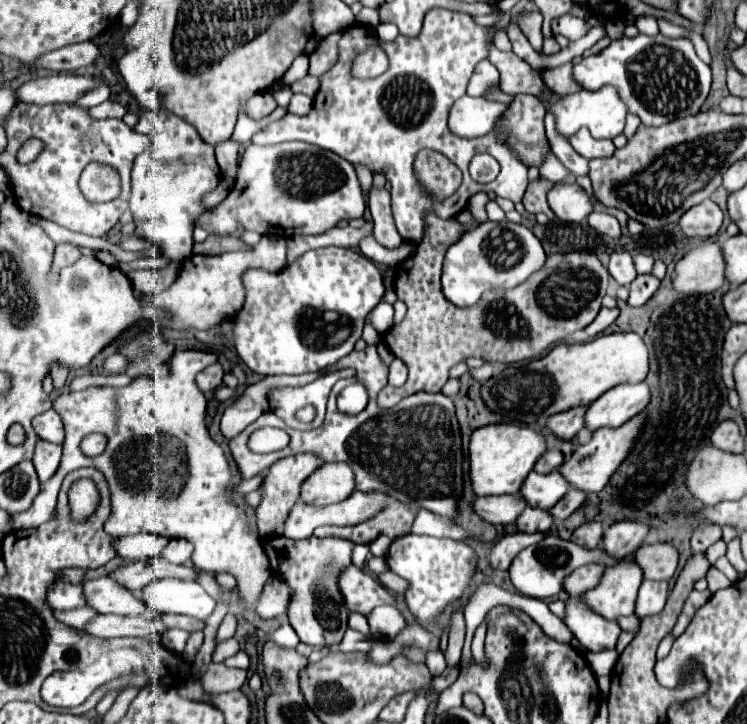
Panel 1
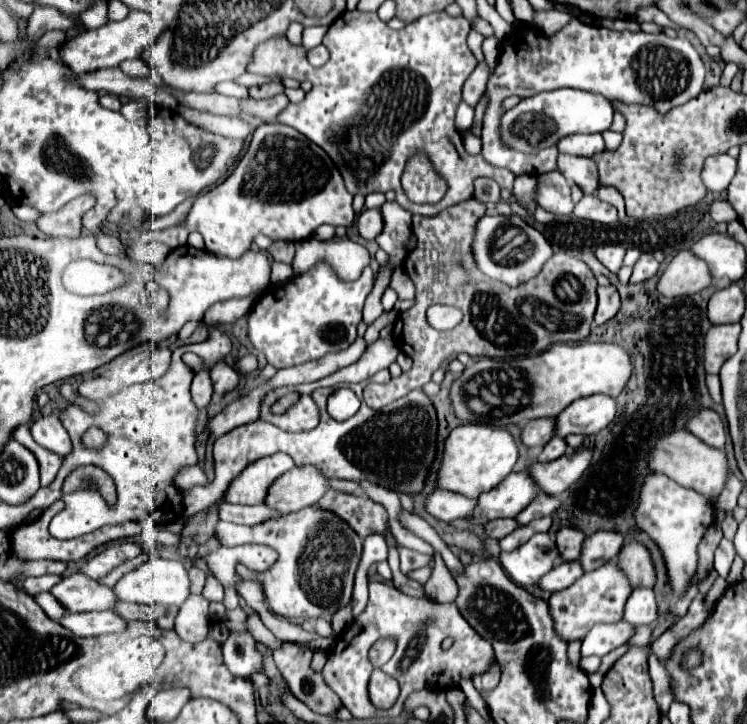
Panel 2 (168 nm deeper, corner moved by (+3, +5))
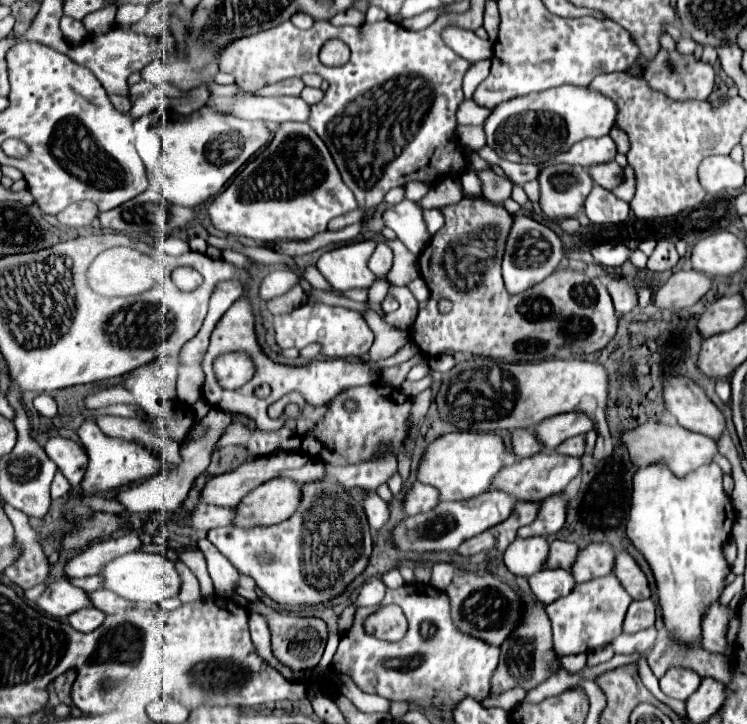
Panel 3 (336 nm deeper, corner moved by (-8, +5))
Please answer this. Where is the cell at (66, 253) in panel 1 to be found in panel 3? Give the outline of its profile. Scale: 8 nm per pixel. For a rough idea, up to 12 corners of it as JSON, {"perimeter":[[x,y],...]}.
{"perimeter":[[78,202],[58,212],[68,228],[88,226],[98,216],[96,204]]}

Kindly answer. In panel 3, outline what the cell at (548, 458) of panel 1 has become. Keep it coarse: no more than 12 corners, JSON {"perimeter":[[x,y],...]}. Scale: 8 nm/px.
{"perimeter":[[574,436],[556,448],[558,454],[582,456],[584,436]]}

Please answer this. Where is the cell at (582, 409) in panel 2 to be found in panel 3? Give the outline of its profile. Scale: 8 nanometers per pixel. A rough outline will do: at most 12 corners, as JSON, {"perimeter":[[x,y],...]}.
{"perimeter":[[582,412],[558,414],[534,432],[546,450],[594,430]]}

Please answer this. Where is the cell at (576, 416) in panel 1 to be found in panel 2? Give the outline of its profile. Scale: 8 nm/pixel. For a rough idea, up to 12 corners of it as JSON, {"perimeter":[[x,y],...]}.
{"perimeter":[[553,418],[529,420],[521,428],[527,448],[541,448],[555,434]]}

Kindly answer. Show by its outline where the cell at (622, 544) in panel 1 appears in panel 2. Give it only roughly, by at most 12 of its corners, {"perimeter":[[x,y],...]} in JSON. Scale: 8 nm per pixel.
{"perimeter":[[617,532],[587,536],[579,556],[583,572],[613,562],[623,538]]}

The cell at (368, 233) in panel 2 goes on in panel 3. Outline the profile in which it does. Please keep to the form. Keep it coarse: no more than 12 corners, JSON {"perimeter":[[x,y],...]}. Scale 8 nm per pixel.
{"perimeter":[[410,200],[384,210],[382,222],[412,254],[430,240]]}

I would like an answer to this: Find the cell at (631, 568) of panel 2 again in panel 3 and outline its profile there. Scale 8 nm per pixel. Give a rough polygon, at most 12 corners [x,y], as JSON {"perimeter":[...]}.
{"perimeter":[[630,552],[616,556],[614,574],[634,600],[652,596],[650,584]]}

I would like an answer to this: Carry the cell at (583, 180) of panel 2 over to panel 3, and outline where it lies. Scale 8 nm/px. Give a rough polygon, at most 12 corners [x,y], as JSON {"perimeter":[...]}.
{"perimeter":[[614,160],[586,168],[594,184],[606,190],[622,182]]}

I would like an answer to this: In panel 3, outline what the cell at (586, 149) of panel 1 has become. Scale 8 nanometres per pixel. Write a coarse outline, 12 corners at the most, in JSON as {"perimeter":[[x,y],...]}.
{"perimeter":[[610,136],[588,138],[562,152],[554,162],[594,166],[612,160]]}

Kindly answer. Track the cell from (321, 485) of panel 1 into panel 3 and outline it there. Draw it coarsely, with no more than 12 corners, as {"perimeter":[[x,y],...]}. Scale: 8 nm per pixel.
{"perimeter":[[274,478],[240,504],[236,526],[288,520],[302,484]]}

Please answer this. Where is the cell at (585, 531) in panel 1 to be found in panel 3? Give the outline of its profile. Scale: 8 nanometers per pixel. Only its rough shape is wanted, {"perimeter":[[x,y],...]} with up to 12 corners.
{"perimeter":[[566,540],[550,544],[548,568],[572,568],[578,544]]}

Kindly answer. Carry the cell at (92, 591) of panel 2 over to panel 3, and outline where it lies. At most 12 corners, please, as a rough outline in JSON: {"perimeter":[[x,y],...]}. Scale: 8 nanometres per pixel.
{"perimeter":[[70,580],[48,584],[36,600],[52,618],[92,606],[86,590]]}

